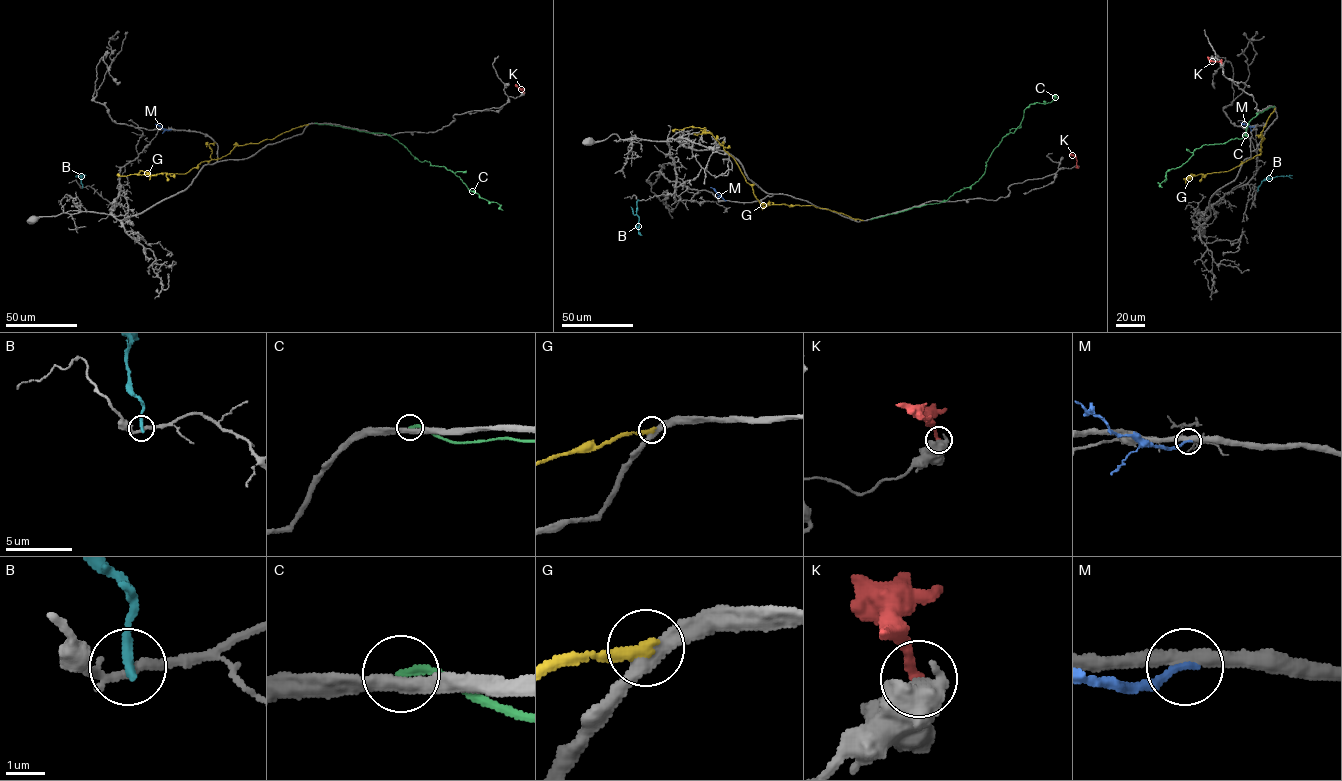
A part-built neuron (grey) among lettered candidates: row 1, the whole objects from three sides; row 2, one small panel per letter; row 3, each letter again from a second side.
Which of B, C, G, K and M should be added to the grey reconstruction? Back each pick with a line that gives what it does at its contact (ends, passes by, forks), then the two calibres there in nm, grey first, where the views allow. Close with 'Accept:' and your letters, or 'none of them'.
Accept: none of them

